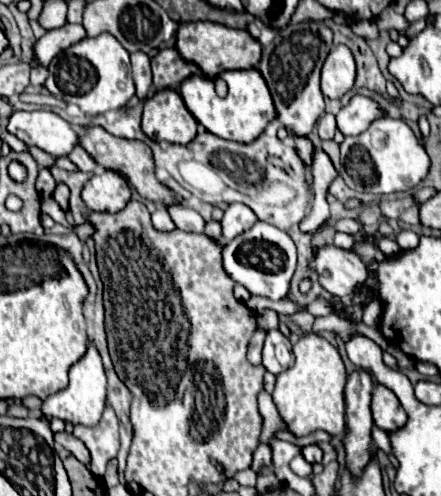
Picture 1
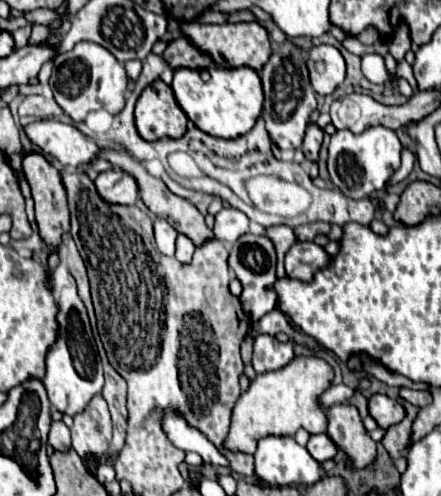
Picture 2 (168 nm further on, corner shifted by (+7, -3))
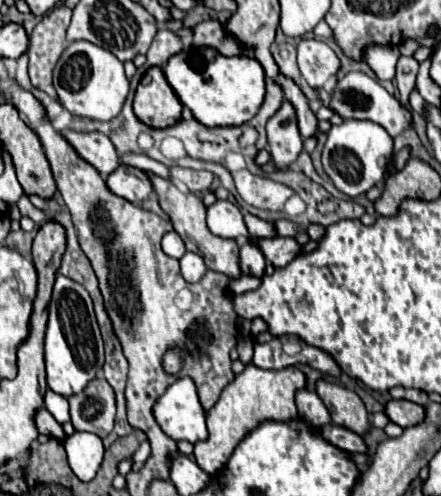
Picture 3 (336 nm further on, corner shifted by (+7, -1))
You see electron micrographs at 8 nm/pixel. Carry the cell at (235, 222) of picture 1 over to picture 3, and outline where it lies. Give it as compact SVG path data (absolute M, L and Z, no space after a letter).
M215 201L215 205L207 209L207 225L211 233L217 237L227 237L227 239L249 237L239 207L229 201Z

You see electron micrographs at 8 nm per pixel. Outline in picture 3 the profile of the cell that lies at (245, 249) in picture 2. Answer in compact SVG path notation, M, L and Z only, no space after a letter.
M247 241L245 245L241 245L241 251L239 251L241 273L253 275L253 277L263 277L265 275L265 265L267 265L265 255L255 241Z

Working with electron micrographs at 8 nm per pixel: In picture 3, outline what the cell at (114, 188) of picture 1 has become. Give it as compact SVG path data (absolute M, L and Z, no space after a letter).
M119 165L107 177L107 187L117 197L123 197L131 203L141 203L153 191L147 173L141 169L135 169L135 167L127 167L127 165Z

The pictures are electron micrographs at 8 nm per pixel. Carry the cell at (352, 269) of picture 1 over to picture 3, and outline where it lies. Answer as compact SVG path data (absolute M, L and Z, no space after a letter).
M271 237L271 239L255 239L265 253L265 259L275 267L285 267L293 257L301 253L301 245L289 237Z

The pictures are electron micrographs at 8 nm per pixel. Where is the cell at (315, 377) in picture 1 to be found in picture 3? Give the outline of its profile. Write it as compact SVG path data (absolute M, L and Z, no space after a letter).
M245 365L245 371L239 373L221 393L217 405L207 413L209 439L195 445L195 461L209 475L225 467L235 447L261 423L265 421L291 421L297 417L295 393L305 389L307 377L297 367L285 367L279 371L265 371L255 365Z

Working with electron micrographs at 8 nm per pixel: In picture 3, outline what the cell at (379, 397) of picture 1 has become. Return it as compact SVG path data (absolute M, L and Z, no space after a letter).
M389 401L385 405L385 415L397 423L399 427L411 427L411 425L417 425L423 421L425 417L425 411L421 405L413 403L413 401Z

